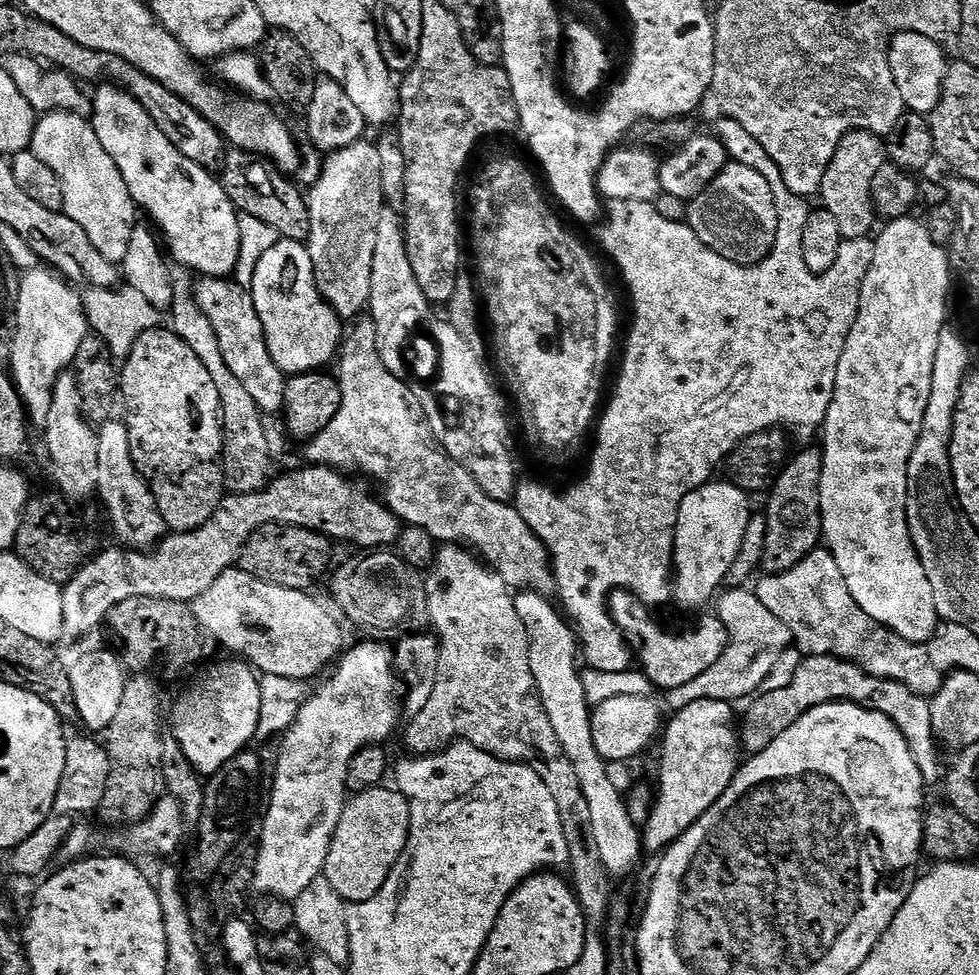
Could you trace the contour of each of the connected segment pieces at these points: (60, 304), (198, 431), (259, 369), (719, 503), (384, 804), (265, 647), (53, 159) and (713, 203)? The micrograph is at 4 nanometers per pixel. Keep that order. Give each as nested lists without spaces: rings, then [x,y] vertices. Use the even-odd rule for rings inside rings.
[[[37,266],[20,276],[10,377],[17,394],[23,400],[27,419],[33,425],[36,423],[37,426],[43,426],[46,422],[56,379],[75,361],[78,346],[82,346],[90,334],[81,301],[71,290],[69,281],[44,266]]]
[[[161,326],[146,330],[134,350],[130,350],[118,372],[118,392],[124,395],[129,408],[126,423],[130,438],[130,454],[138,474],[154,494],[165,525],[173,533],[193,532],[212,517],[224,500],[224,429],[220,419],[218,386],[210,378],[210,370],[202,366],[202,358],[182,342],[176,333]]]
[[[200,278],[195,281],[194,295],[196,305],[202,314],[206,314],[214,334],[218,336],[218,346],[222,350],[222,358],[226,358],[226,366],[230,366],[230,374],[234,374],[234,378],[246,386],[246,391],[250,398],[254,398],[261,413],[279,413],[284,407],[286,376],[274,358],[270,358],[262,322],[258,318],[258,310],[249,289],[243,284],[237,284],[232,278]]]
[[[731,482],[716,483],[703,484],[686,494],[678,510],[676,537],[672,547],[674,575],[670,583],[671,599],[677,600],[684,608],[700,608],[712,595],[715,597],[721,591],[726,574],[730,574],[730,566],[734,566],[734,558],[738,558],[742,537],[746,534],[750,515],[749,493]]]
[[[381,786],[353,795],[345,803],[342,818],[334,830],[323,879],[328,880],[349,905],[375,901],[383,893],[384,883],[391,877],[392,867],[402,850],[406,850],[409,834],[408,799],[395,787]]]
[[[233,566],[220,575],[218,582],[214,582],[214,586],[206,590],[206,594],[191,601],[190,607],[199,631],[205,637],[208,635],[210,639],[217,640],[228,651],[225,653],[247,662],[264,676],[276,675],[304,682],[316,675],[326,664],[331,665],[341,651],[339,626],[327,610],[308,595],[312,594],[298,588],[262,582],[246,574],[239,566]]]
[[[69,112],[41,115],[33,130],[30,150],[58,176],[64,199],[62,211],[86,230],[86,238],[94,242],[94,250],[98,250],[102,258],[117,266],[123,265],[130,234],[138,224],[138,209],[118,166],[114,166],[114,158],[102,150],[102,142],[98,142],[91,123]]]
[[[729,162],[686,204],[686,223],[710,250],[735,264],[754,266],[772,253],[780,212],[769,180],[745,164]]]

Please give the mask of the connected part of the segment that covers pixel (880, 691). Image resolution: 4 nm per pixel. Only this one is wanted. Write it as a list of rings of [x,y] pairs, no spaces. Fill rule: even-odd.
[[[809,656],[801,659],[798,674],[786,686],[769,692],[761,691],[752,701],[752,705],[744,713],[738,724],[738,735],[743,751],[755,754],[766,750],[778,734],[786,734],[802,714],[823,704],[847,702],[858,704],[871,712],[880,712],[890,720],[908,744],[912,758],[917,763],[925,781],[941,779],[940,762],[936,758],[938,739],[931,726],[931,706],[925,697],[911,692],[893,680],[882,680],[877,676],[868,676],[855,664],[839,660],[836,656]]]

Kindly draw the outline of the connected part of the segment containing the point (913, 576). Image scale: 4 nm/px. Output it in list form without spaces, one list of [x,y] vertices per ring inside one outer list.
[[[916,218],[893,220],[883,225],[880,237],[874,240],[874,262],[870,262],[870,270],[862,282],[860,309],[858,318],[846,338],[846,346],[842,350],[842,358],[838,362],[838,378],[834,382],[834,398],[830,402],[830,410],[822,425],[824,444],[822,443],[822,470],[820,471],[820,527],[822,540],[832,557],[838,562],[838,570],[842,570],[844,584],[850,590],[854,602],[876,624],[890,629],[895,636],[907,640],[909,644],[926,644],[931,640],[938,627],[938,617],[934,606],[934,594],[930,590],[930,582],[926,578],[926,570],[922,570],[922,562],[916,557],[916,547],[908,529],[906,518],[906,490],[908,489],[908,463],[910,454],[918,442],[918,434],[922,430],[922,418],[926,418],[926,406],[930,402],[930,386],[934,374],[934,354],[938,350],[938,338],[945,331],[944,319],[950,316],[948,291],[950,288],[950,270],[947,268],[947,251],[930,238],[927,227]]]

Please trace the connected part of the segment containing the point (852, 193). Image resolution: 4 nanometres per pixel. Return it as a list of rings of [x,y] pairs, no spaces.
[[[851,132],[838,142],[836,153],[832,156],[830,166],[822,178],[822,186],[818,193],[821,205],[833,215],[837,221],[841,239],[865,239],[876,215],[871,210],[870,186],[874,182],[874,174],[882,170],[886,163],[886,144],[873,132]]]

